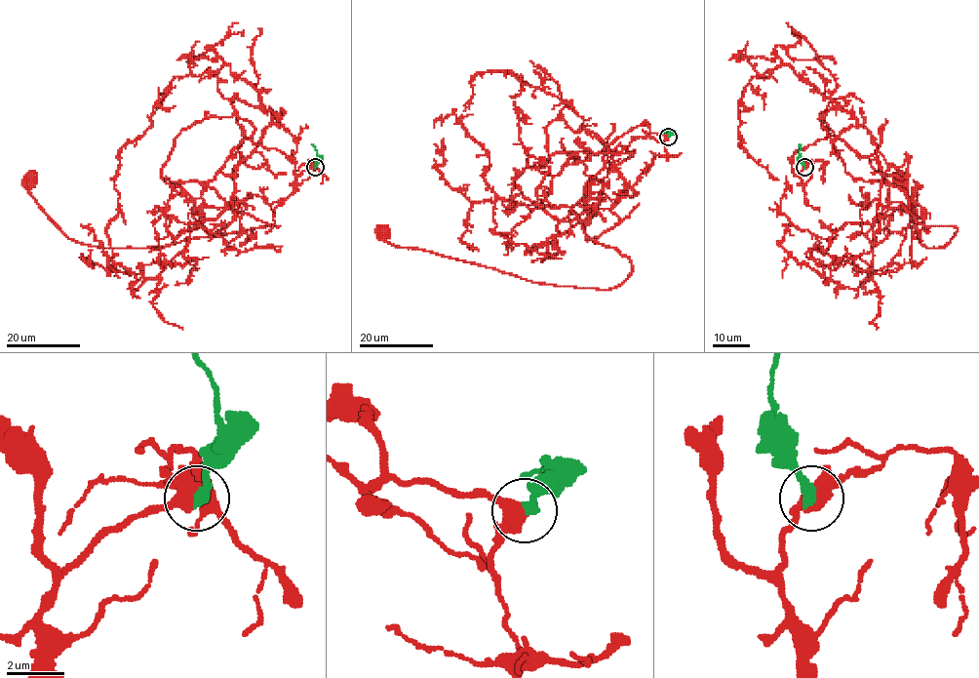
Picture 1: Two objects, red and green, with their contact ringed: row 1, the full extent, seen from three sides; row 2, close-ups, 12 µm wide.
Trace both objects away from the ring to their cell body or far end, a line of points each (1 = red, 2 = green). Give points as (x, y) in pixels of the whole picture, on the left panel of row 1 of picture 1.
1: (315, 166), (297, 176), (245, 139), (208, 184), (279, 225), (138, 248), (68, 238), (31, 178)
2: (315, 166), (317, 151), (312, 144)

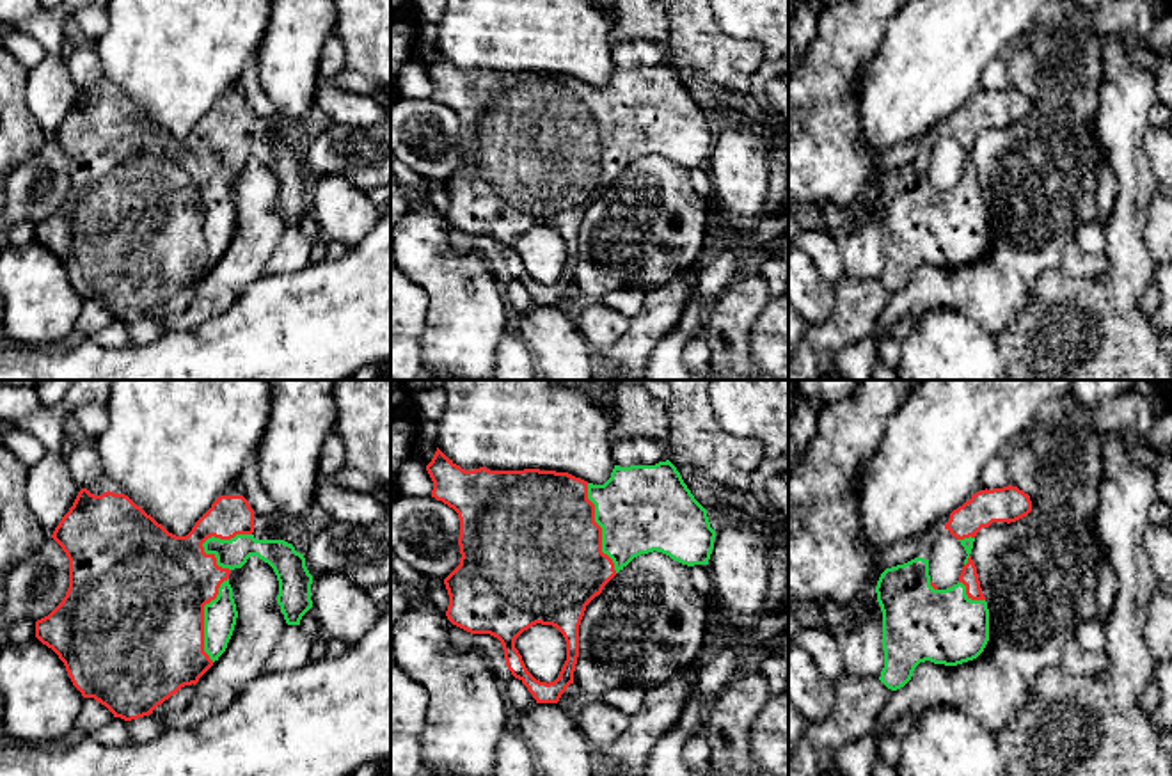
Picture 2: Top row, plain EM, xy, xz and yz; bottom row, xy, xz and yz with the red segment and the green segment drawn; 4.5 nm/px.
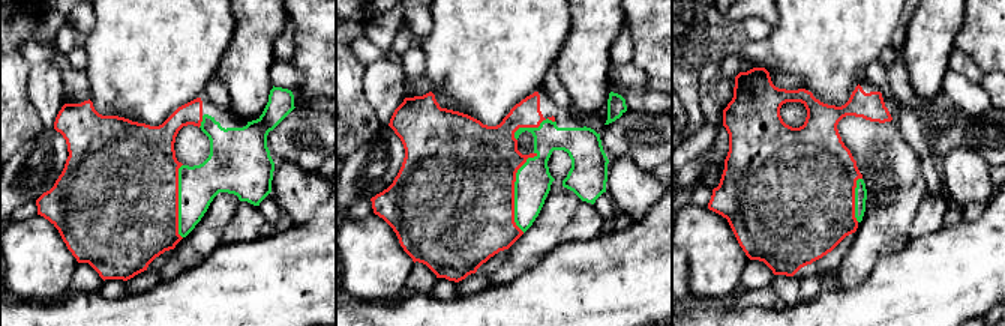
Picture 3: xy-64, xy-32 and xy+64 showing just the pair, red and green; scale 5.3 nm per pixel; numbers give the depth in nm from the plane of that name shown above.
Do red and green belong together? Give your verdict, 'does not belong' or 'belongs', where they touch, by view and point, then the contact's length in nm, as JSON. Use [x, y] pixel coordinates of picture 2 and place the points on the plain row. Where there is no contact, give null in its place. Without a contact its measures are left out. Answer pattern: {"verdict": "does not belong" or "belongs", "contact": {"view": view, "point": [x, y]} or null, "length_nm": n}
{"verdict": "belongs", "contact": {"view": "xz", "point": [601, 130]}, "length_nm": 440}

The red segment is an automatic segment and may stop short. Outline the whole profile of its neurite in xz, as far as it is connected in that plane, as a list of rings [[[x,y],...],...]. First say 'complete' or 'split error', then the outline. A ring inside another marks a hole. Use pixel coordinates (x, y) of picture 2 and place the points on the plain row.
split error | [[[437,50],[426,73],[433,83],[432,99],[453,110],[460,121],[462,160],[444,181],[449,197],[446,218],[471,236],[497,240],[508,272],[536,305],[558,305],[574,286],[579,227],[586,208],[634,160],[657,153],[694,169],[709,167],[714,151],[716,133],[707,112],[669,62],[655,67],[614,67],[604,87],[593,87],[556,73],[465,73]],[[536,226],[556,229],[566,243],[566,263],[559,279],[549,286],[527,273],[515,250],[515,242]]]

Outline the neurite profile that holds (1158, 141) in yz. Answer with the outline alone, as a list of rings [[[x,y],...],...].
[[[1149,126],[1144,146],[1149,156],[1151,174],[1160,188],[1172,195],[1172,130]]]

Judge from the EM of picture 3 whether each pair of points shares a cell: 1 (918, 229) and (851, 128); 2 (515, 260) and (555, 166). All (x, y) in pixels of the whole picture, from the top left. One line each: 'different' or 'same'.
1: different
2: same

